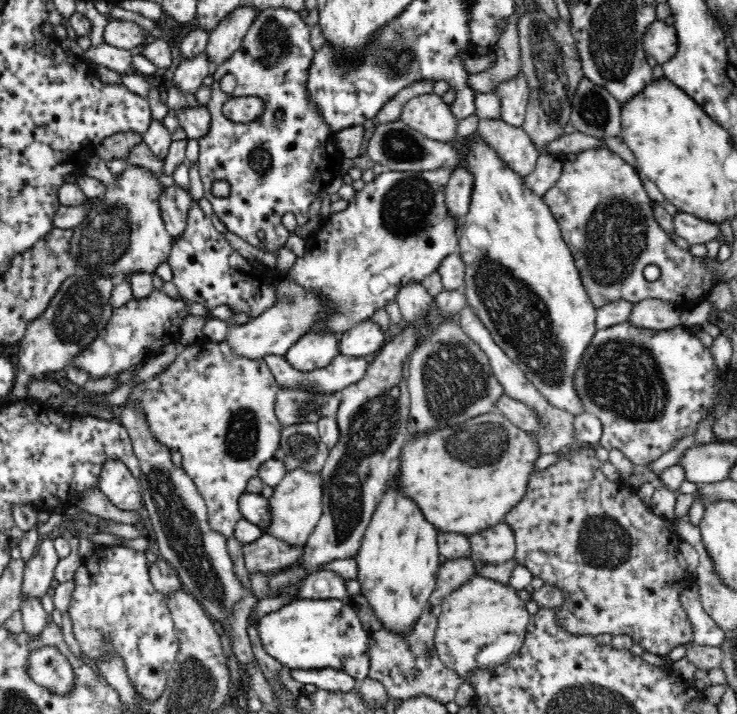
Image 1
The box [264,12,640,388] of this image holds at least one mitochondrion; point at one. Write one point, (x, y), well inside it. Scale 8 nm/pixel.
(406, 208)

